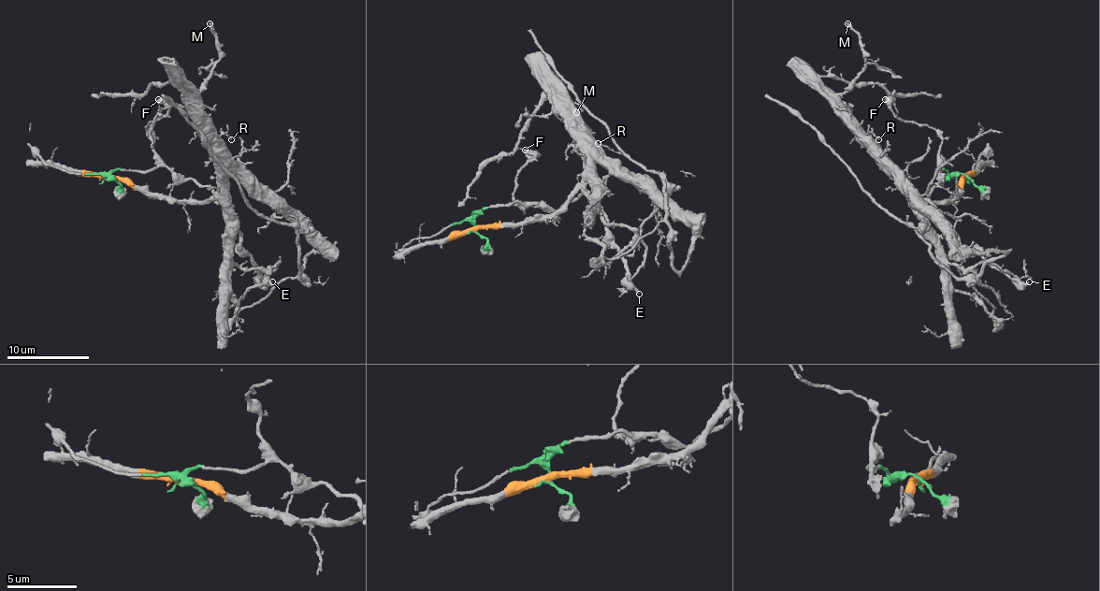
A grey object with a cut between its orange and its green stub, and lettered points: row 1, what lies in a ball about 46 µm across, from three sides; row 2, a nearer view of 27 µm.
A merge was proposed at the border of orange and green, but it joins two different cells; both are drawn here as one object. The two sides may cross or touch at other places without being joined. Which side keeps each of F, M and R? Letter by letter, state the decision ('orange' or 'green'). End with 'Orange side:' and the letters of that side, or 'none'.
F: green
M: orange
R: orange
Orange side: M, R

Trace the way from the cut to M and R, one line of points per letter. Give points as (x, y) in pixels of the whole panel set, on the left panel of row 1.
M: (108, 177), (184, 199), (205, 201), (215, 194), (217, 139), (196, 113), (205, 78), (219, 60), (209, 22)
R: (108, 177), (128, 179), (153, 194), (209, 201), (219, 191), (219, 137), (225, 134), (231, 139)

